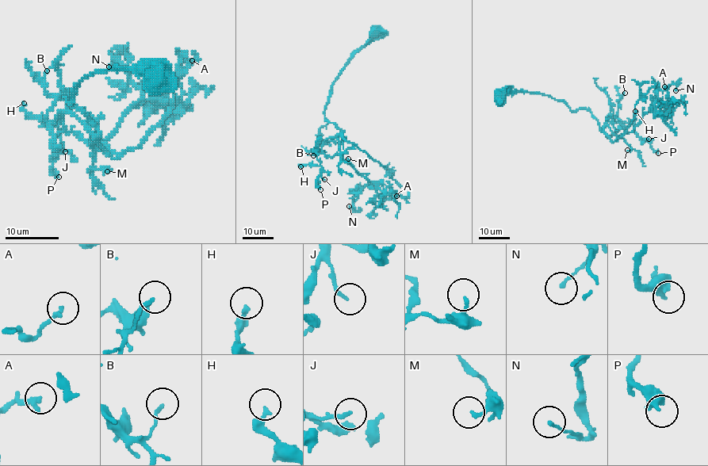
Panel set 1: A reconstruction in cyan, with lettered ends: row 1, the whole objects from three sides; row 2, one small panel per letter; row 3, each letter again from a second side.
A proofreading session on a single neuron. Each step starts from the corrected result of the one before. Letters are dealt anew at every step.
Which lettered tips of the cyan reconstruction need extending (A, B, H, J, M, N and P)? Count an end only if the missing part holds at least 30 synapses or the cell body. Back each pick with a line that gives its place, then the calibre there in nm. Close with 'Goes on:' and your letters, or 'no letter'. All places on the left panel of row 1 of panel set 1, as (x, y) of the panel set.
Goes on: no letter

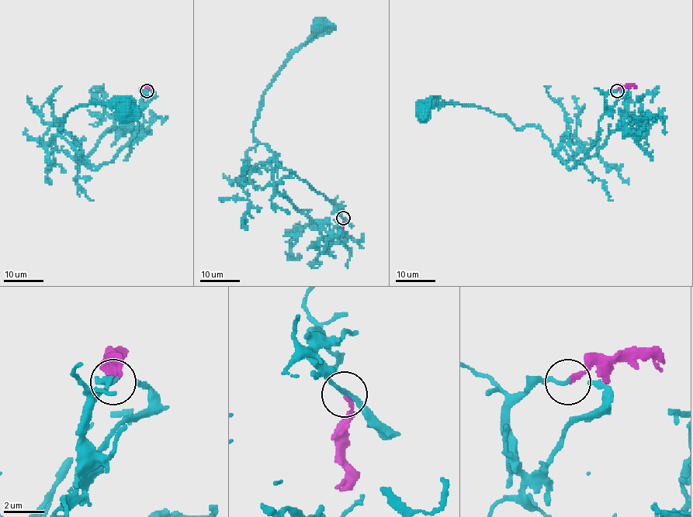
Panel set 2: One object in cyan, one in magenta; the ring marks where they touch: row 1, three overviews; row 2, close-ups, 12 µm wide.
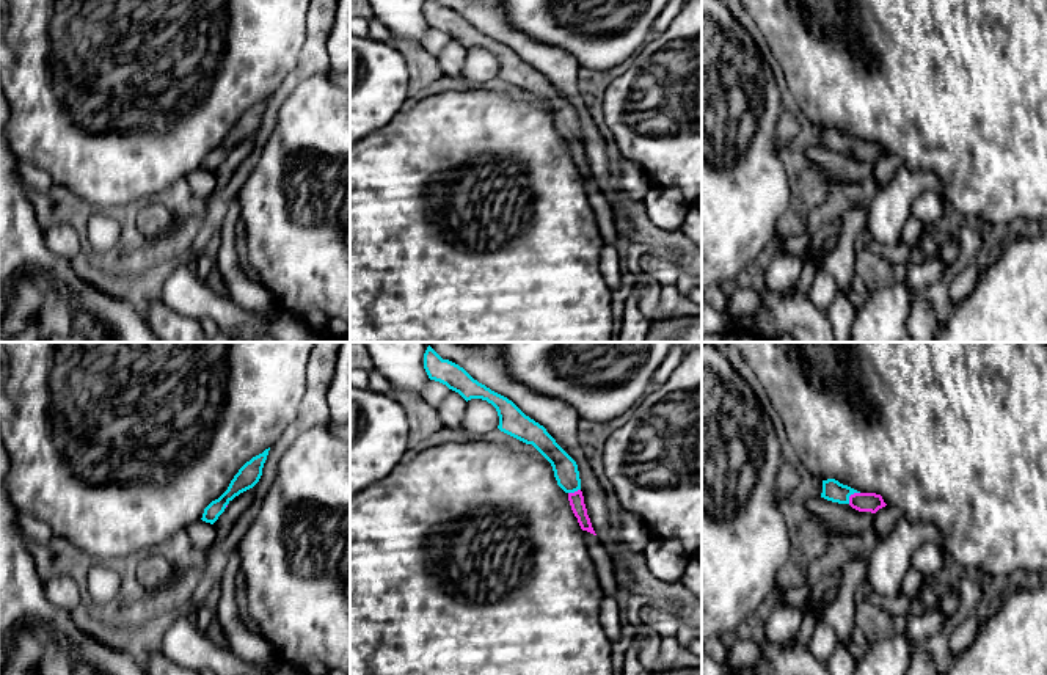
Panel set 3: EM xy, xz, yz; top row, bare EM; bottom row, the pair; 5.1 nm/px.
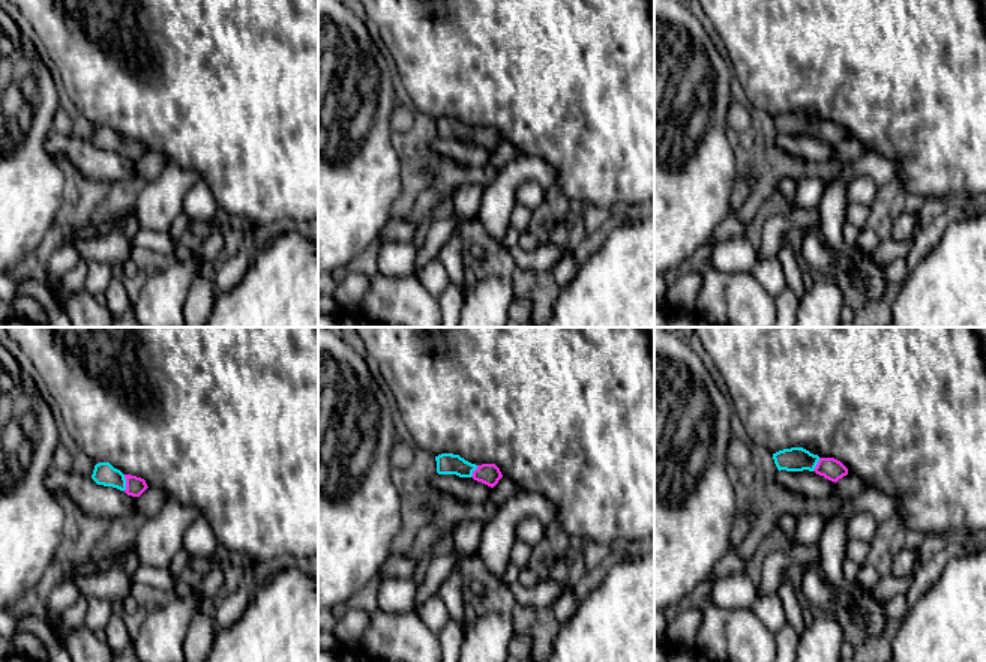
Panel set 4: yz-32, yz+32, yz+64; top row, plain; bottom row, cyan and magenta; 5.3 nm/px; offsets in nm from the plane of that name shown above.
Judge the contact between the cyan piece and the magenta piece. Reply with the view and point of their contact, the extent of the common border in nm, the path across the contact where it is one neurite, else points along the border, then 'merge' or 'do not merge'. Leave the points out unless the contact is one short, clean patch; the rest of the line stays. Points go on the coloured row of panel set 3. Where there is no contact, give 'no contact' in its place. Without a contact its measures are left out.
contact yz (851, 493); length 90 nm; way yz (832, 490), (851, 493), (859, 501), (871, 503); merge

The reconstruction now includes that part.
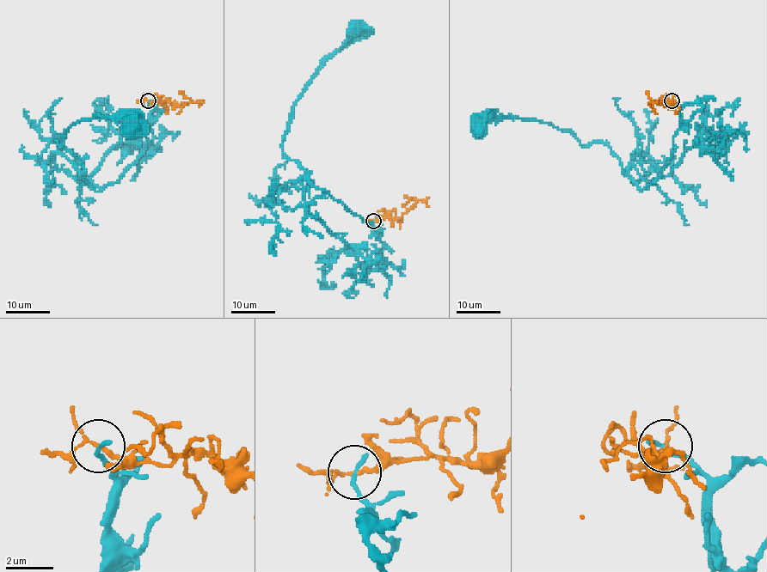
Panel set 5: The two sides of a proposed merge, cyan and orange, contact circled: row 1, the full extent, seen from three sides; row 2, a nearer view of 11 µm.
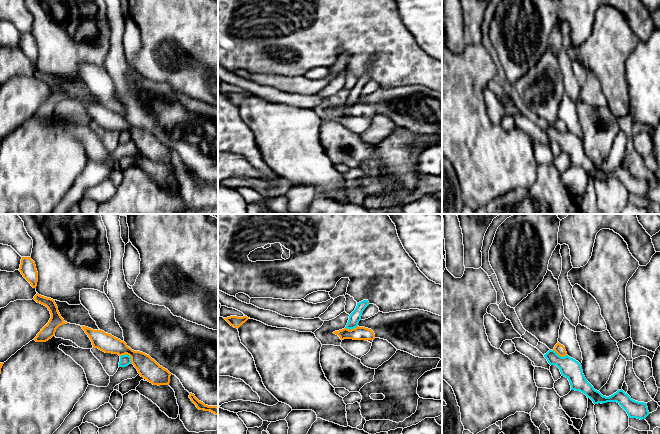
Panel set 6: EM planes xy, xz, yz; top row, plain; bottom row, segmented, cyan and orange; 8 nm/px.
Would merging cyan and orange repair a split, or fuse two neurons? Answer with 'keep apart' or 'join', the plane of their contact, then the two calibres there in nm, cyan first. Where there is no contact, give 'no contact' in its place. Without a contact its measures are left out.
keep apart; meets cyan in xy; 90 nm thick on the cyan side, 170 nm on the other

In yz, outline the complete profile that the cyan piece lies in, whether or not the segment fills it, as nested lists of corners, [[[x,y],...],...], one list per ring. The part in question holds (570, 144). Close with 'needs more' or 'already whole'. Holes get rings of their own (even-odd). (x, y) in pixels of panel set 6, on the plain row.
[[[549,126],[544,133],[550,141],[556,141],[571,161],[571,166],[580,167],[590,174],[594,180],[617,178],[628,190],[629,194],[645,195],[650,189],[647,179],[633,176],[622,165],[606,173],[586,156],[581,140],[568,131],[561,133],[554,126]]]; already whole

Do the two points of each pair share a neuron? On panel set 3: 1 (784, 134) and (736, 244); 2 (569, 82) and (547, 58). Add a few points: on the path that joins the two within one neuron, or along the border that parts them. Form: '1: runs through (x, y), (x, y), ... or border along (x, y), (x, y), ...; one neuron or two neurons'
1: border along (782, 110), (776, 124), (777, 140); two neurons
2: runs through (564, 76), (553, 65); one neuron

